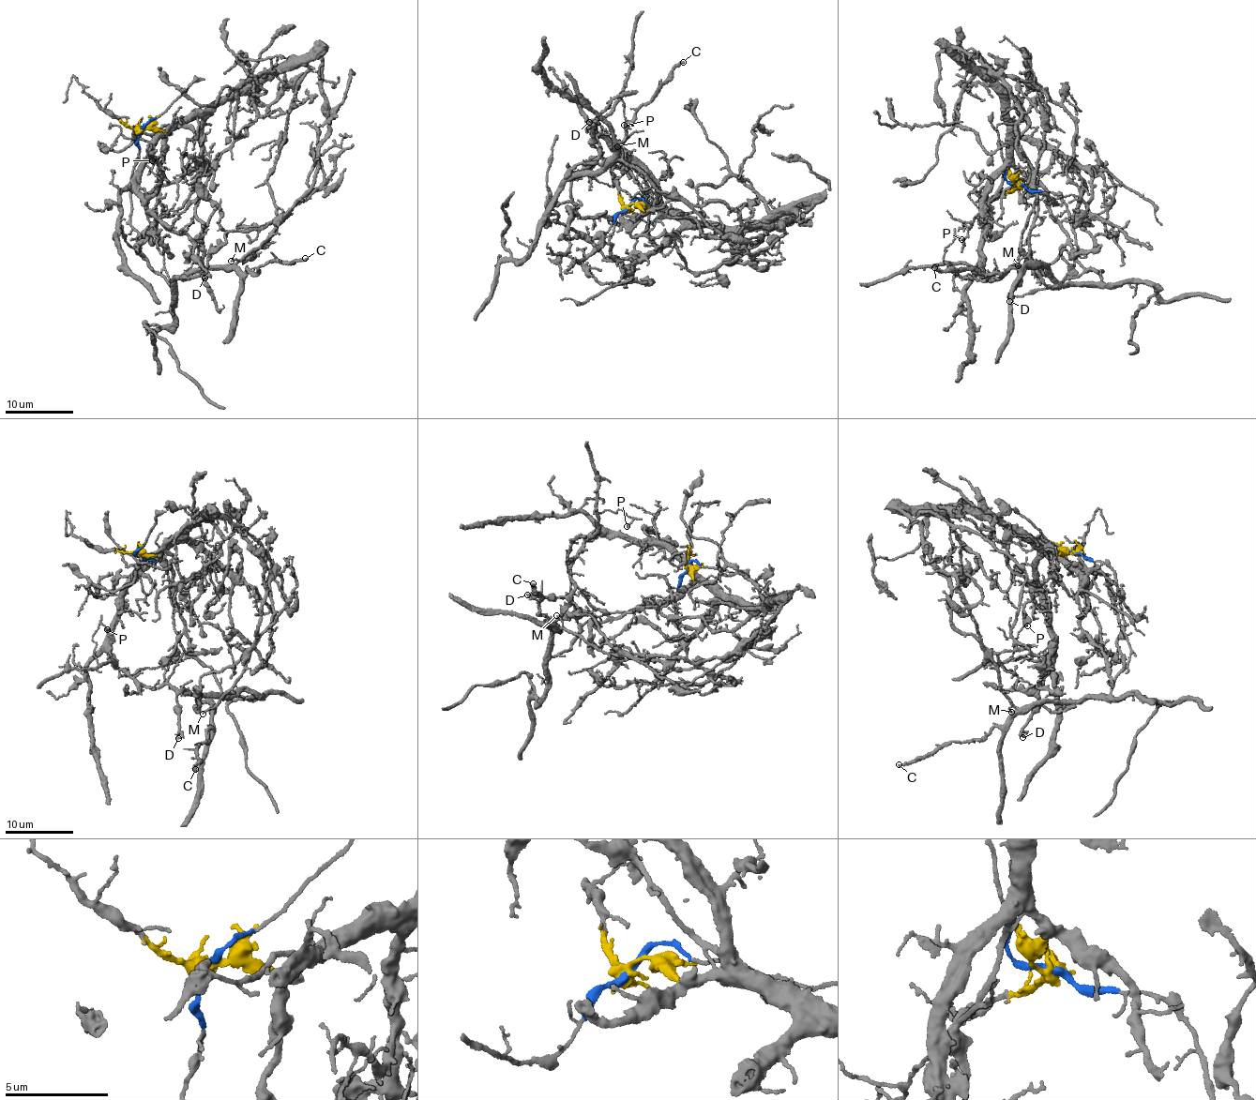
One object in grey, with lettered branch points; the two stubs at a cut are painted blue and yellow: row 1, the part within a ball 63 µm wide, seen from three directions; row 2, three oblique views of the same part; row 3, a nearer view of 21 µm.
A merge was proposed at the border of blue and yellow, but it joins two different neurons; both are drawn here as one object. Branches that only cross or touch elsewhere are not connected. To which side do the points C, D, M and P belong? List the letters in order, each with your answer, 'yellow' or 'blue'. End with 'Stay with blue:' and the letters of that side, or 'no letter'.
C: blue
D: yellow
M: blue
P: yellow
Stay with blue: C, M

